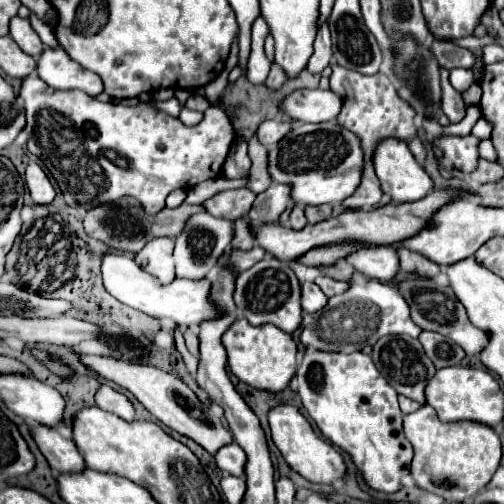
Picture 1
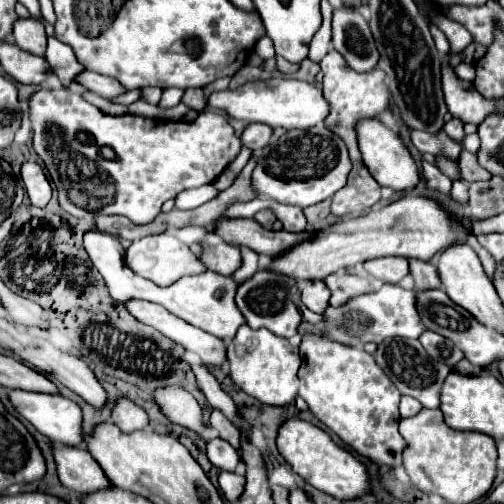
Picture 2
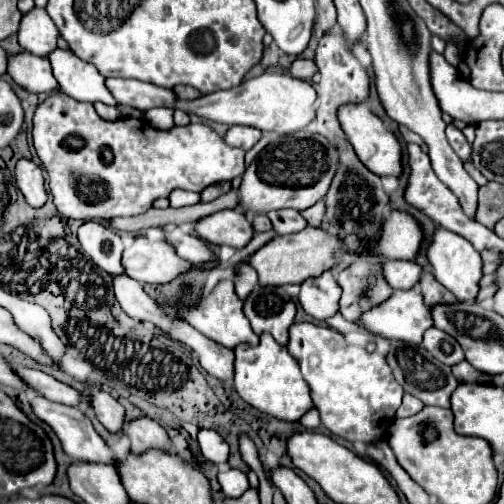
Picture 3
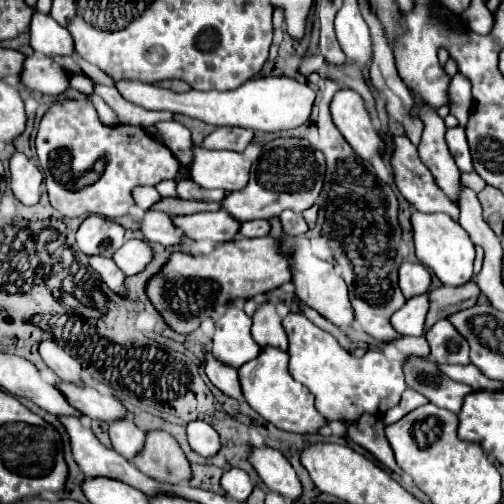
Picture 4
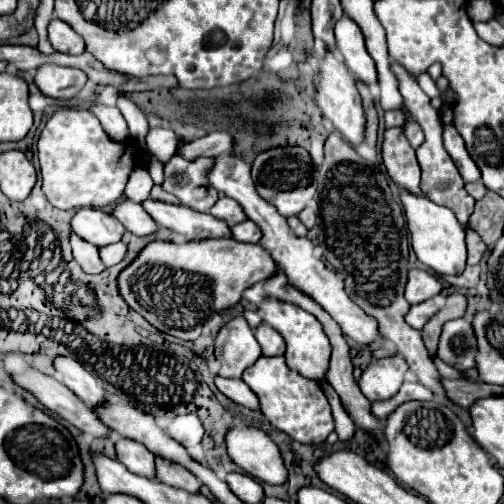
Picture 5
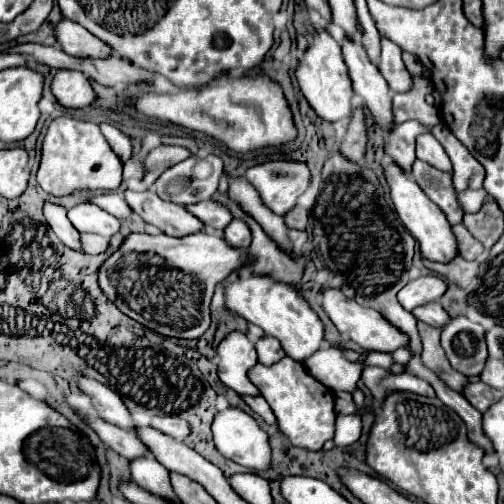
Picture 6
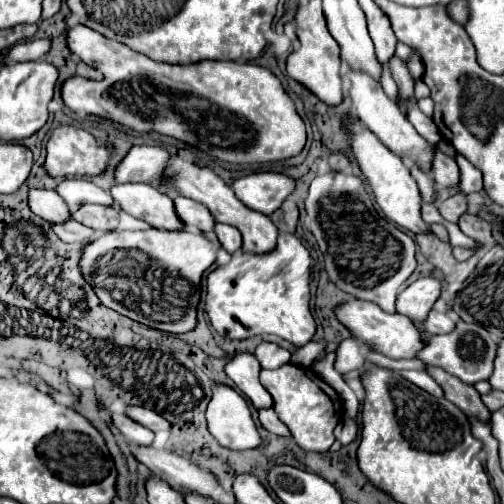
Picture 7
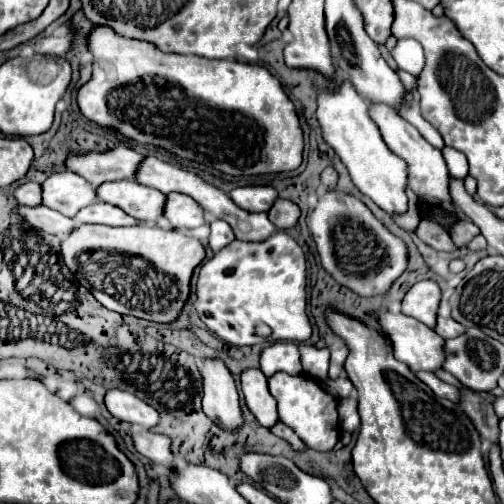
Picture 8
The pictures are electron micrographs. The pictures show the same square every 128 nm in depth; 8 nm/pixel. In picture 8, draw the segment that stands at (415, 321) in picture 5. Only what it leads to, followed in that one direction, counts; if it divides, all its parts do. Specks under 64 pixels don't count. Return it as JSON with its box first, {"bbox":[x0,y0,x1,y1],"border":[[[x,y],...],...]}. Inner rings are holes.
{"bbox":[436,316,466,338],"border":[[[438,316],[438,324],[436,324],[436,332],[442,336],[442,338],[456,338],[456,336],[460,336],[462,332],[464,332],[466,328],[462,326],[462,324],[458,324],[456,320],[452,320],[452,318],[442,318],[442,316]]]}

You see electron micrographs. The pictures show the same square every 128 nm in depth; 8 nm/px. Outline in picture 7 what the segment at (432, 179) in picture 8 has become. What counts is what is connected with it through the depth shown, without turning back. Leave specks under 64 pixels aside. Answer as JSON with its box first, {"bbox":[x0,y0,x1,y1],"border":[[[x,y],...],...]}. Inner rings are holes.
{"bbox":[350,72,434,170],"border":[[[350,72],[350,80],[352,80],[352,88],[350,88],[350,98],[352,98],[352,108],[354,114],[380,138],[380,142],[384,146],[388,146],[394,154],[398,154],[402,160],[414,162],[416,166],[420,166],[422,170],[430,170],[432,168],[432,156],[434,156],[434,146],[424,140],[416,128],[412,128],[412,124],[408,122],[408,118],[396,108],[396,104],[384,94],[382,86],[372,80],[370,76],[366,76],[364,72]]]}

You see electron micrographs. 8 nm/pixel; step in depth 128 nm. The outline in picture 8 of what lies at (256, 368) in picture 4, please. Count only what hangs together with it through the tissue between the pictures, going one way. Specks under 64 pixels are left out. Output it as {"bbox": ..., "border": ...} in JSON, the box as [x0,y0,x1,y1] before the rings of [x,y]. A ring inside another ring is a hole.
{"bbox":[268,372,340,452],"border":[[[276,372],[272,378],[268,378],[270,394],[278,402],[278,416],[280,422],[290,426],[302,442],[318,452],[328,452],[336,446],[340,432],[338,432],[338,412],[336,412],[336,400],[324,392],[316,380],[310,376],[290,376],[286,372]]]}

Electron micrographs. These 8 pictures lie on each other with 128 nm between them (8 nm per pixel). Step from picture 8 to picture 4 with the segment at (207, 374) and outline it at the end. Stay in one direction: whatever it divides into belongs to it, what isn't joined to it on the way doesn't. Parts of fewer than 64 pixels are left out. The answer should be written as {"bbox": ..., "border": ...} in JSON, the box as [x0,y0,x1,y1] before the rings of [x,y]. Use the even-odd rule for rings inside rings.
{"bbox":[248,446,302,500],"border":[[[252,446],[248,462],[254,466],[262,482],[270,492],[276,492],[288,500],[296,500],[302,492],[300,480],[282,452],[272,446]]]}

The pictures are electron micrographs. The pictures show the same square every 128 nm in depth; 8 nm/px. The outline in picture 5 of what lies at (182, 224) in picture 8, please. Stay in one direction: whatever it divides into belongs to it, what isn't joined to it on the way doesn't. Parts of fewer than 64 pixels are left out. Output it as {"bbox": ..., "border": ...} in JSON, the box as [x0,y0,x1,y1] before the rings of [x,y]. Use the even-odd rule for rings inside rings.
{"bbox":[210,196,244,226],"border":[[[228,196],[218,198],[216,204],[210,208],[210,214],[214,218],[218,218],[218,220],[224,220],[228,226],[234,226],[234,224],[238,224],[238,222],[244,220],[242,208],[232,198],[228,198]]]}

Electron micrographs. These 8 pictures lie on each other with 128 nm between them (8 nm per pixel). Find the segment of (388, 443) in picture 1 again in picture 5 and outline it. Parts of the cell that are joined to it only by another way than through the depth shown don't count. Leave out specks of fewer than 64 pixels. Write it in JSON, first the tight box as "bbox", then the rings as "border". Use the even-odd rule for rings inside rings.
{"bbox":[258,298,408,402],"border":[[[264,298],[258,304],[258,312],[262,314],[262,322],[280,332],[280,336],[286,342],[286,364],[294,370],[298,370],[302,376],[308,376],[316,382],[322,382],[328,370],[330,360],[330,342],[322,330],[322,324],[316,320],[316,316],[304,312],[302,308],[296,308],[294,304],[276,300],[276,298]],[[398,354],[380,358],[378,362],[370,364],[364,370],[364,374],[360,378],[360,390],[370,402],[388,400],[402,386],[406,370],[408,370],[408,366],[406,366],[404,358]]]}

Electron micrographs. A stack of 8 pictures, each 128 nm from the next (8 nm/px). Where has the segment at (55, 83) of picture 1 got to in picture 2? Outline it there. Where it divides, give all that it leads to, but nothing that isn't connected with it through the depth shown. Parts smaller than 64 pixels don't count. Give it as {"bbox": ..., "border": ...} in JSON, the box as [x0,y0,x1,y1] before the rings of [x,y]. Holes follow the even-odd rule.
{"bbox":[76,70,128,100],"border":[[[90,70],[82,72],[76,78],[76,82],[80,82],[88,90],[92,90],[92,92],[100,94],[102,98],[108,98],[108,100],[116,98],[116,96],[120,96],[124,92],[128,92],[126,88],[120,88],[120,84],[116,84],[116,80],[112,80],[110,76],[102,76],[102,74],[96,74],[96,72],[90,72]]]}

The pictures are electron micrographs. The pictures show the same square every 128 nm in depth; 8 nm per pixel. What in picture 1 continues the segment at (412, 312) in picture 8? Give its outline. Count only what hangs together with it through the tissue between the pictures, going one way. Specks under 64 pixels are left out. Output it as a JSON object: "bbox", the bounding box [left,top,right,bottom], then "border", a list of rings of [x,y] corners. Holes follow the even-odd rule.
{"bbox":[346,246,400,282],"border":[[[376,246],[376,248],[366,248],[364,252],[356,252],[346,258],[358,272],[364,276],[370,276],[380,282],[390,282],[396,272],[400,270],[400,258],[394,248],[386,246]]]}

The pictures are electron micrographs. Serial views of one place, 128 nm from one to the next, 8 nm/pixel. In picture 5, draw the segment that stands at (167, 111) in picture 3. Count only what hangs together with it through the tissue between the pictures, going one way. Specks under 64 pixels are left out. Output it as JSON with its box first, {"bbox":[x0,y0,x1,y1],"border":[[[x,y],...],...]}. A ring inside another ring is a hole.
{"bbox":[162,156,218,212],"border":[[[172,156],[170,162],[164,164],[164,182],[162,188],[168,194],[174,194],[184,206],[192,208],[192,210],[200,210],[200,212],[208,212],[212,208],[212,204],[218,198],[218,192],[208,186],[208,196],[204,200],[196,200],[192,196],[192,190],[196,186],[206,186],[206,182],[194,182],[192,174],[188,172],[188,166],[184,164],[186,160],[180,156]]]}

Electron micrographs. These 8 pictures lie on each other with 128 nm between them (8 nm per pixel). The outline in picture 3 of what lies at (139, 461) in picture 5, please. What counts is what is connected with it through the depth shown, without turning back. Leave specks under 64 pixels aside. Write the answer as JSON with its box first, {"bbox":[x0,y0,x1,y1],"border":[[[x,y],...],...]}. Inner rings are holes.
{"bbox":[88,386,128,434],"border":[[[90,386],[88,392],[92,396],[92,408],[96,410],[96,416],[104,424],[104,428],[110,430],[112,434],[118,434],[120,430],[124,430],[124,424],[128,424],[128,420],[118,400],[114,400],[108,392],[96,386]]]}

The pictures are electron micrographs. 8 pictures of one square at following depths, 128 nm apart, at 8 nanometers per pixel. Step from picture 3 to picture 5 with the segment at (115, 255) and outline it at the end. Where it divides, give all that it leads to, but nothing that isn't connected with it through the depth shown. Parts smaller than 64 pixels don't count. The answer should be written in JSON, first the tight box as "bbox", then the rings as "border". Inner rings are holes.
{"bbox":[72,208,126,246],"border":[[[80,208],[72,218],[74,232],[94,246],[106,246],[120,242],[126,228],[112,214],[100,208]]]}

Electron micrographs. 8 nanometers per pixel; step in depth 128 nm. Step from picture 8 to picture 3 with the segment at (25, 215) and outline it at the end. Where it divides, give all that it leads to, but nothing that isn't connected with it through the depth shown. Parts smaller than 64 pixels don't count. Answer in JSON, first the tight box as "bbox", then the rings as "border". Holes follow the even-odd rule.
{"bbox":[122,236,192,284],"border":[[[136,236],[134,244],[124,250],[122,266],[130,278],[142,284],[164,284],[192,268],[190,262],[176,256],[172,246],[162,240],[152,242],[146,236]]]}

